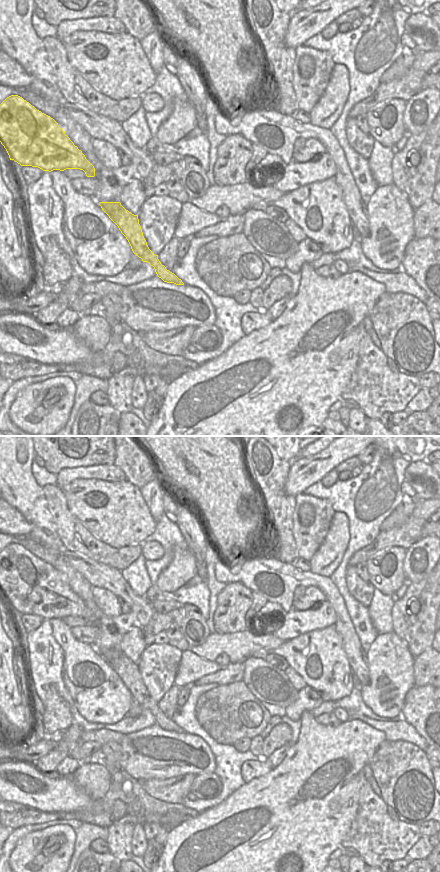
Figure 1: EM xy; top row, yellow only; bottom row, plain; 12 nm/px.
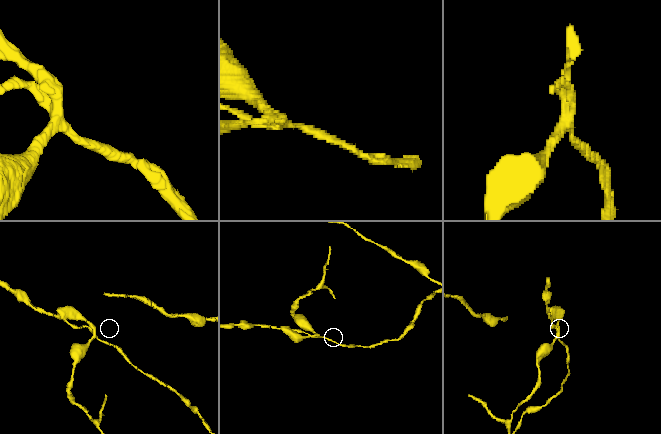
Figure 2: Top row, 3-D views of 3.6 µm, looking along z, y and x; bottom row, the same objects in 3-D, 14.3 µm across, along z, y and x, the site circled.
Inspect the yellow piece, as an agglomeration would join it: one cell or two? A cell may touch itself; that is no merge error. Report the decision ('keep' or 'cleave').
cleave

